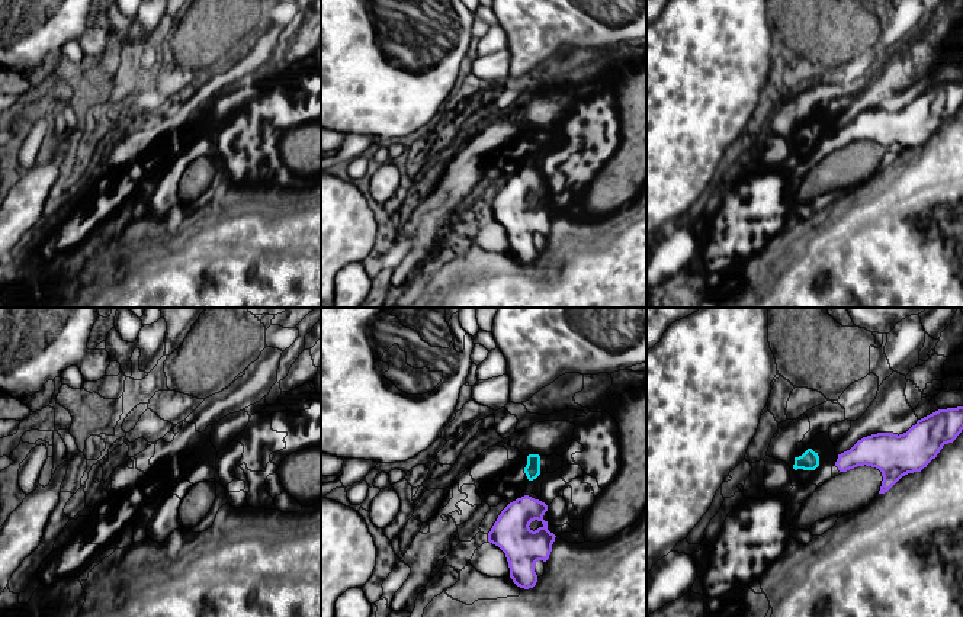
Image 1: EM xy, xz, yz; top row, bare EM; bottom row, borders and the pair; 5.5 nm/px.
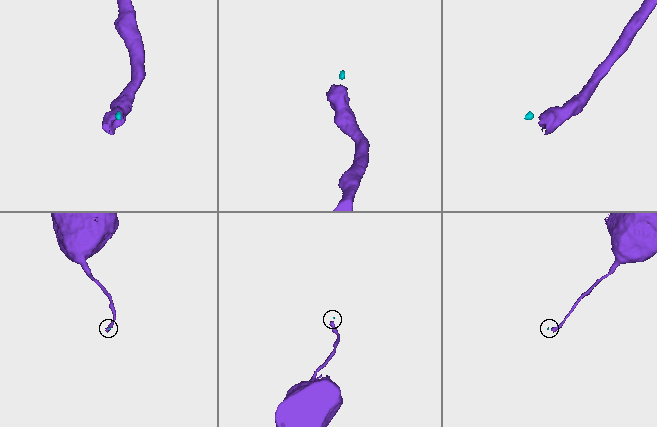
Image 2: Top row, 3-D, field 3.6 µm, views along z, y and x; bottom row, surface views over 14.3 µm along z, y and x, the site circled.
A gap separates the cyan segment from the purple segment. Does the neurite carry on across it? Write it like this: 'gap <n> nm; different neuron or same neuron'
gap 90 nm; different neuron

